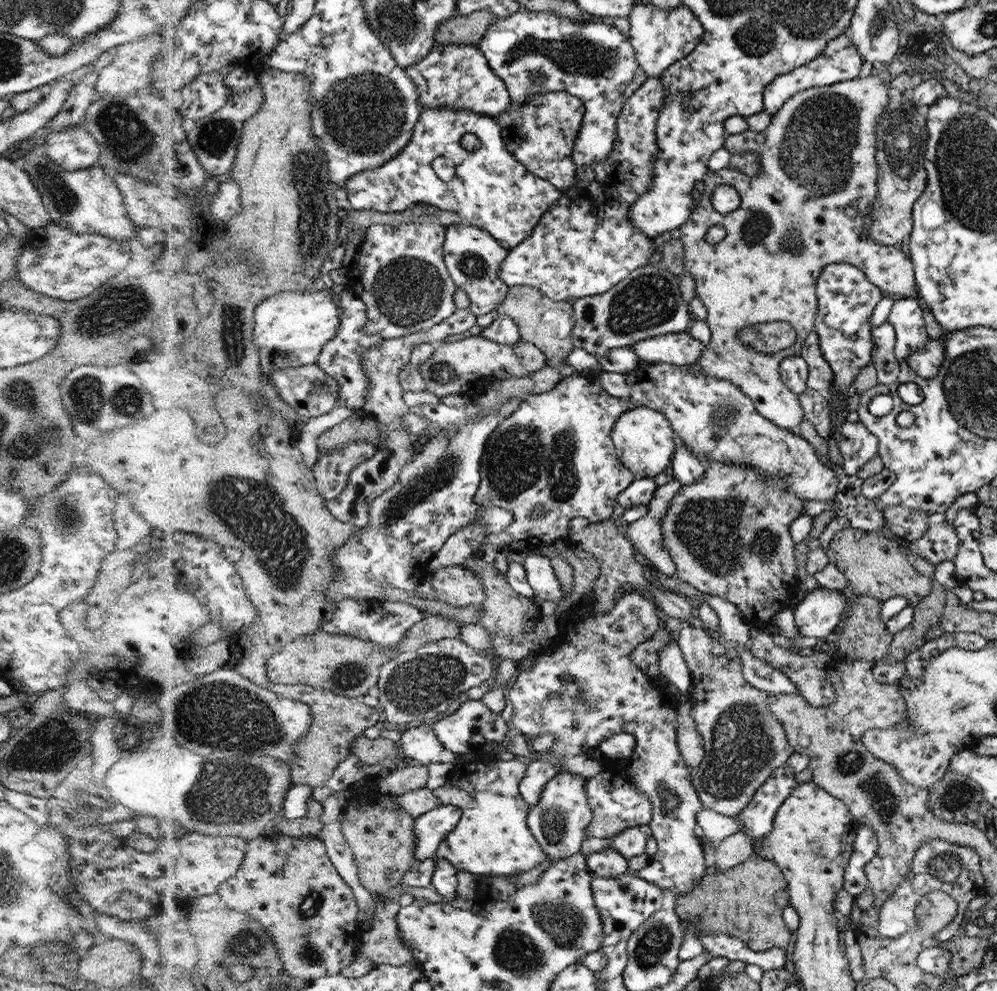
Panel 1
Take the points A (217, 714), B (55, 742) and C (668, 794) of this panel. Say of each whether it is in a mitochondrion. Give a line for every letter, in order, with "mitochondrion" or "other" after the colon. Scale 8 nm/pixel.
A: mitochondrion
B: mitochondrion
C: mitochondrion

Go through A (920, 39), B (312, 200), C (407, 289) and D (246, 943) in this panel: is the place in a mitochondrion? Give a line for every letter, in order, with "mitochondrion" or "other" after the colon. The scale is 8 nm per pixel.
A: other
B: mitochondrion
C: mitochondrion
D: mitochondrion

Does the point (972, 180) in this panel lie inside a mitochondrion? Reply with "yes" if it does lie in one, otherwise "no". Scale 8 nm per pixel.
yes

